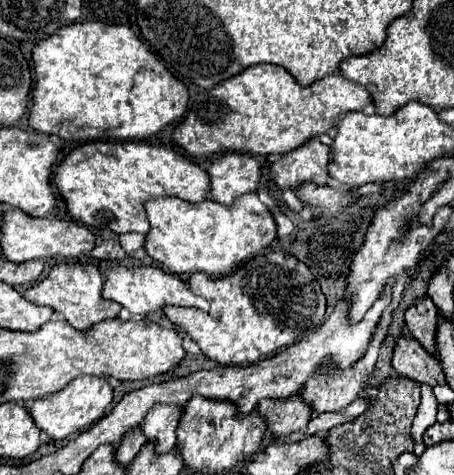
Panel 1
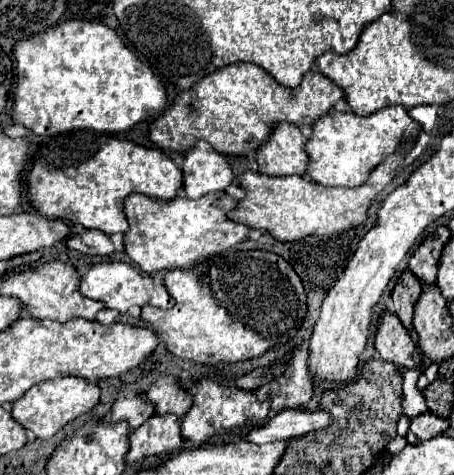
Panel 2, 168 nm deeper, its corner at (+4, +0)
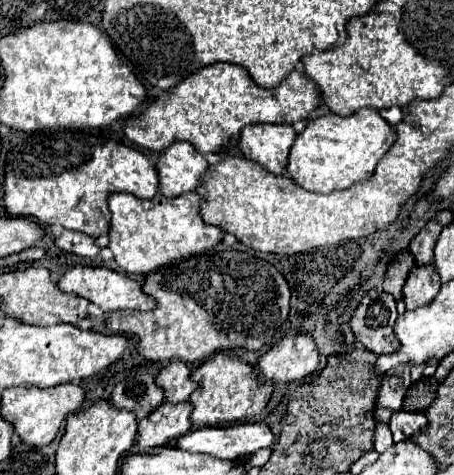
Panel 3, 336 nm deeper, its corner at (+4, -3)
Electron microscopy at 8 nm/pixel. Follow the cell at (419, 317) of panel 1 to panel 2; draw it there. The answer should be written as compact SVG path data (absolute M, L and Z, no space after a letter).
M405 270L399 276L399 280L393 288L393 294L391 294L393 304L395 304L395 312L397 312L397 316L405 328L411 328L413 306L415 306L415 300L419 298L419 292L421 292L419 280L411 274L411 270Z

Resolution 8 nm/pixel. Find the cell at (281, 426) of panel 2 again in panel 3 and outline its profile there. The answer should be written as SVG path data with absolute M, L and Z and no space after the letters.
M243 423L243 425L231 425L231 427L203 427L189 431L181 439L177 439L175 447L191 453L209 453L219 459L235 459L241 455L255 453L261 447L271 447L275 443L277 433L267 423Z

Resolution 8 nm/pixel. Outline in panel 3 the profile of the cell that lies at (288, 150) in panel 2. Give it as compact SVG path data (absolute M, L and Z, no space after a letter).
M255 123L241 131L239 147L243 155L273 175L285 173L289 151L297 133L293 125Z

